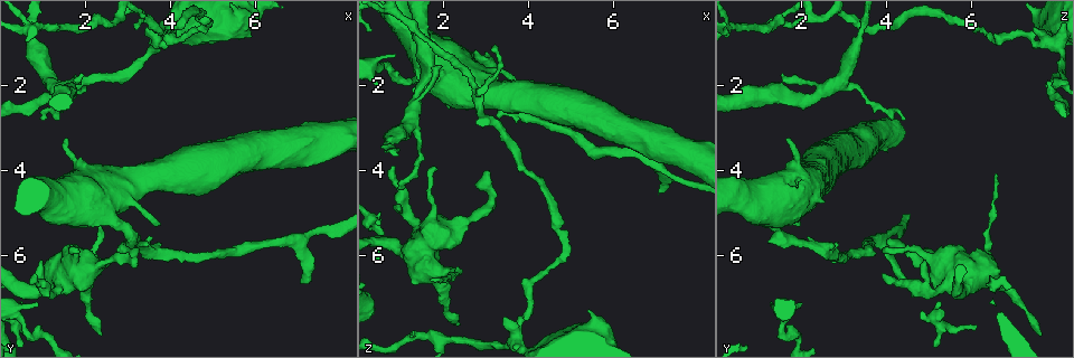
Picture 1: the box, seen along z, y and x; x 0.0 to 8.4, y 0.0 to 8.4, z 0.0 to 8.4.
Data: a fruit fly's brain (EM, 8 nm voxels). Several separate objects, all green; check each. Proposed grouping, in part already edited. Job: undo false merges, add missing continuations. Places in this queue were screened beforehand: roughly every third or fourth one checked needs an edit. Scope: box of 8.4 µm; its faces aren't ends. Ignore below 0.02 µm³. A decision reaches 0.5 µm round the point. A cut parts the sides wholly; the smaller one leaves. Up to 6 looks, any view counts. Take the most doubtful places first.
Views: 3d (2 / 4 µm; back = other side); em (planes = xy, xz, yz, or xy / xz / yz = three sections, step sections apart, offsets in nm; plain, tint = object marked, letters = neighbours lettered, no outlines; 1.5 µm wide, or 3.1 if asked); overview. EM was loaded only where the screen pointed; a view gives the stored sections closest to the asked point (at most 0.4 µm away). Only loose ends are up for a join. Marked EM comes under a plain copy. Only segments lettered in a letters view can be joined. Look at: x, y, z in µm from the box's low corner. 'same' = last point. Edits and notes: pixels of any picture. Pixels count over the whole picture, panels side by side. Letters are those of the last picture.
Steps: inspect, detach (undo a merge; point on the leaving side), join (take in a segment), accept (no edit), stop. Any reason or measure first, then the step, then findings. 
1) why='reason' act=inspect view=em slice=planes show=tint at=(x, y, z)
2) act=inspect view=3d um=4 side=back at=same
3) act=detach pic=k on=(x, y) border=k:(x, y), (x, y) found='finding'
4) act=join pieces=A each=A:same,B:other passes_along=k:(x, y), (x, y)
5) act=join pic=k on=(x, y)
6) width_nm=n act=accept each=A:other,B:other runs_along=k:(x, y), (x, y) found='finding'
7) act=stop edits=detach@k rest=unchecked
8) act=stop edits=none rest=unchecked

why='an open end' act=inspect view=em slice=yz step=4 show=tint at=(2.35, 7.85, 7.60)

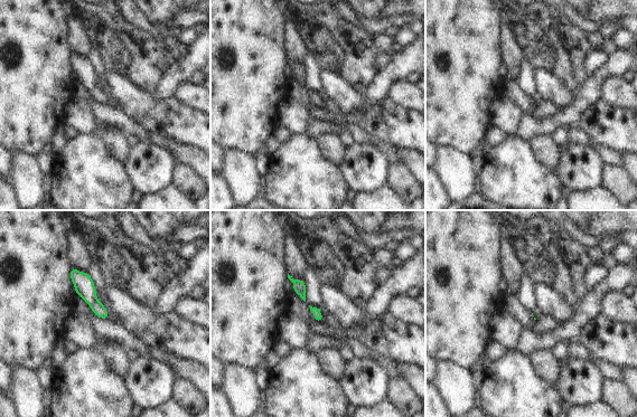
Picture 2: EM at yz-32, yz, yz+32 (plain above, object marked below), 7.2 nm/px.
act=inspect view=em slice=planes show=letters at=same

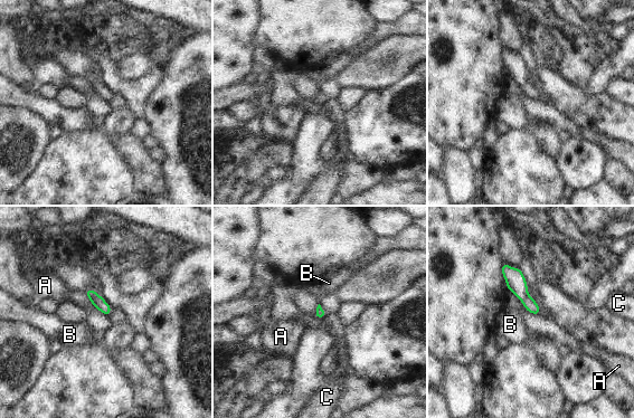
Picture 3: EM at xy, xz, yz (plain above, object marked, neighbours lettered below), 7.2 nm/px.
act=accept each=A:other,B:other,C:other runs_along=3:(504, 266), (537, 312) found='no lettered segment goes on from it'

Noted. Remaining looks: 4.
why='an open end' act=inspect view=em slice=xy step=8 show=tint at=(1.05, 2.80, 4.40)

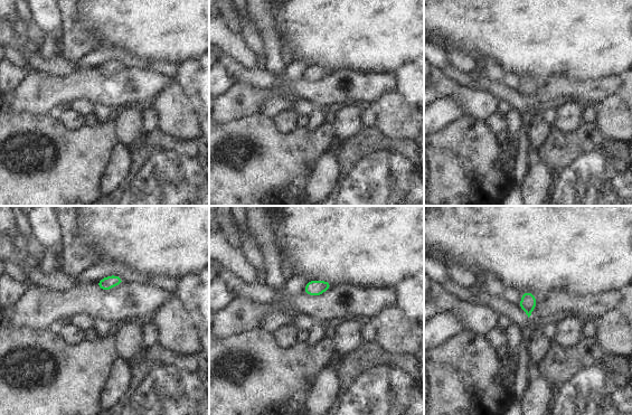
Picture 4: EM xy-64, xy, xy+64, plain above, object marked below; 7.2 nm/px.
act=inspect view=em slice=planes show=letters at=same

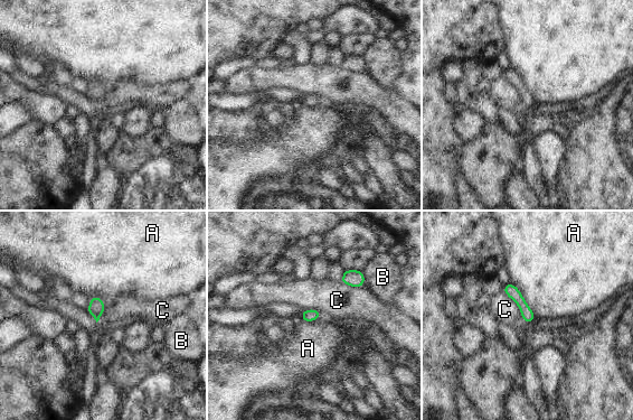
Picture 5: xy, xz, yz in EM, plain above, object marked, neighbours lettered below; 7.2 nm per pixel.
act=accept each=A:other,B:other,C:other runs_along=5:(507, 287), (519, 299), (529, 319) found='no lettered segment goes on from it'

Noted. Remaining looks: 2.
act=stop edits=none rest=unchecked

